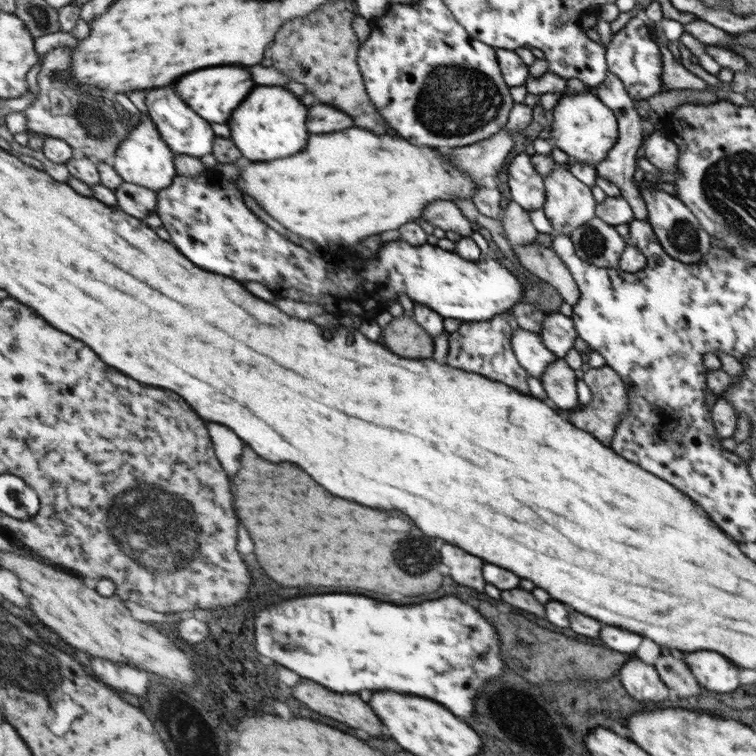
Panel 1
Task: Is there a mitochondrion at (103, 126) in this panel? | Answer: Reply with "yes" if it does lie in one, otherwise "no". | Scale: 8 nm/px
yes

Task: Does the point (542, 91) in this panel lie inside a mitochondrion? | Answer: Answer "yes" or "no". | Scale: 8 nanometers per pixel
no

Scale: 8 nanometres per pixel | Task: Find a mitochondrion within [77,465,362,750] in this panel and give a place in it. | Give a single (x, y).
(166, 521)

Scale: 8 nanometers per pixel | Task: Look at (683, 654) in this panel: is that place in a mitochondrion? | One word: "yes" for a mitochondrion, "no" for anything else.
no

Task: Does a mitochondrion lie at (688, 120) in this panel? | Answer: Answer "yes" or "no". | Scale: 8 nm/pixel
no

